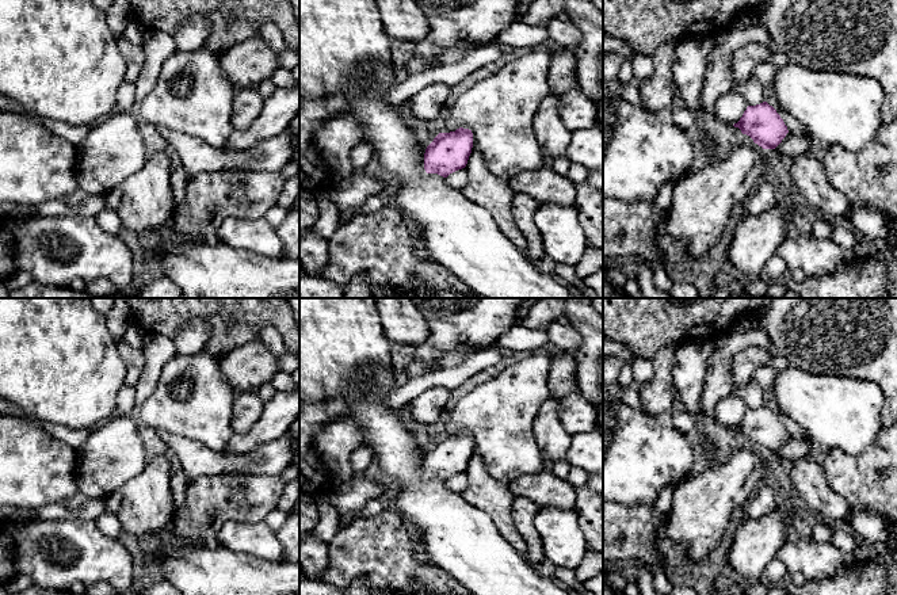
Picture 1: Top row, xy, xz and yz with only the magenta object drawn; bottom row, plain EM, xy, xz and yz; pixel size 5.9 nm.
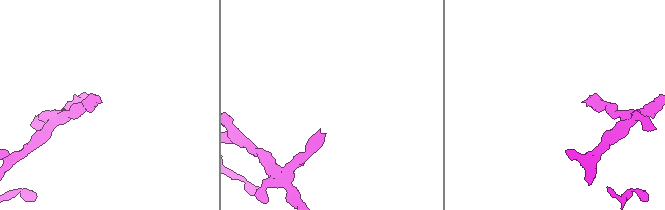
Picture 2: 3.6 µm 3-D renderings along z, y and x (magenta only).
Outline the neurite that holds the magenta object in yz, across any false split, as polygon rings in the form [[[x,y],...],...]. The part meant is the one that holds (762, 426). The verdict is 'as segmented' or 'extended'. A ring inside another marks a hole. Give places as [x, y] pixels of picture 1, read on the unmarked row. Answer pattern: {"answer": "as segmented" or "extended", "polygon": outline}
{"answer": "as segmented", "polygon": [[[767,405],[748,409],[733,430],[749,439],[763,453],[775,453],[789,436],[780,419]]]}

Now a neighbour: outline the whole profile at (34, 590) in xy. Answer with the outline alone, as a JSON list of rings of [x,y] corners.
[[[33,584],[26,591],[14,595],[77,595],[77,594],[73,594],[70,590],[66,591],[46,590],[41,586]]]

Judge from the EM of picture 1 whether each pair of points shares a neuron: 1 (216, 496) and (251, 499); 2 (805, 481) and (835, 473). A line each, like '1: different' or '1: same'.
1: same
2: different

